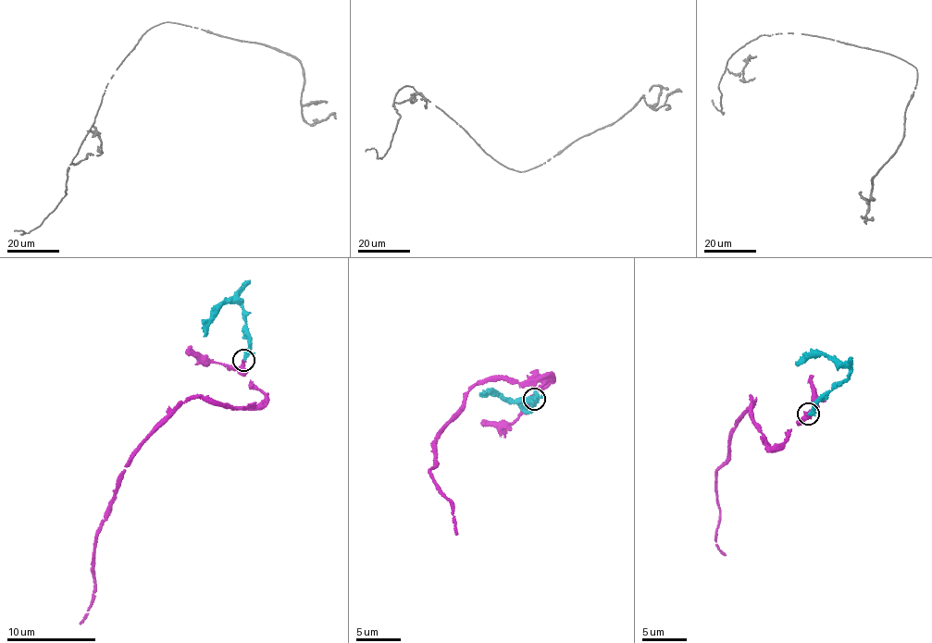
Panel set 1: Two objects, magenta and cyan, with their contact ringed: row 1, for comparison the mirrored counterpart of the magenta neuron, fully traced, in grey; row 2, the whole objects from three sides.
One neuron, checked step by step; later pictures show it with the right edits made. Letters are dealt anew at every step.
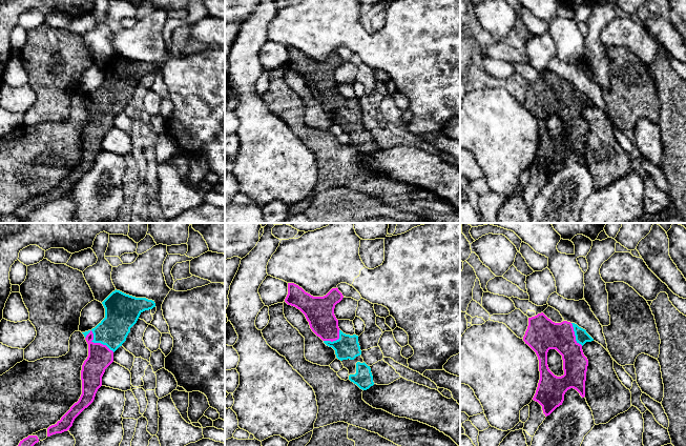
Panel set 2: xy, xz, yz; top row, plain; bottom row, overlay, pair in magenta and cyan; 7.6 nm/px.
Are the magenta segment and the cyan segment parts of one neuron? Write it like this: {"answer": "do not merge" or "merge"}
{"answer": "merge"}

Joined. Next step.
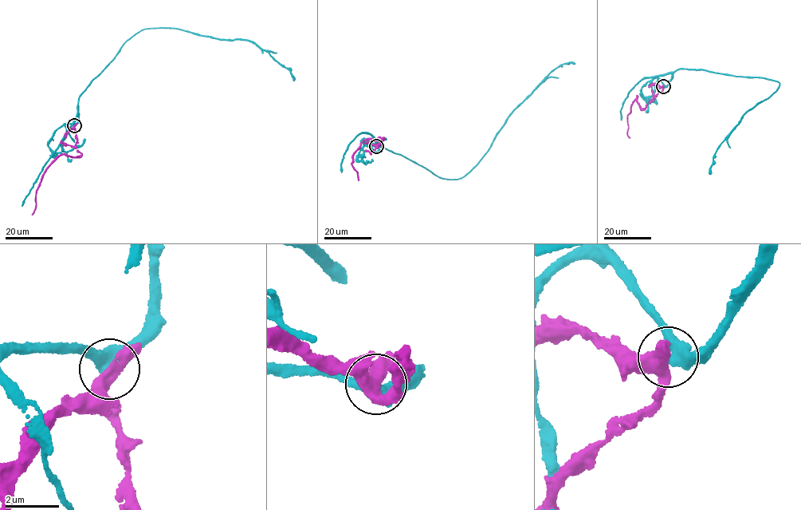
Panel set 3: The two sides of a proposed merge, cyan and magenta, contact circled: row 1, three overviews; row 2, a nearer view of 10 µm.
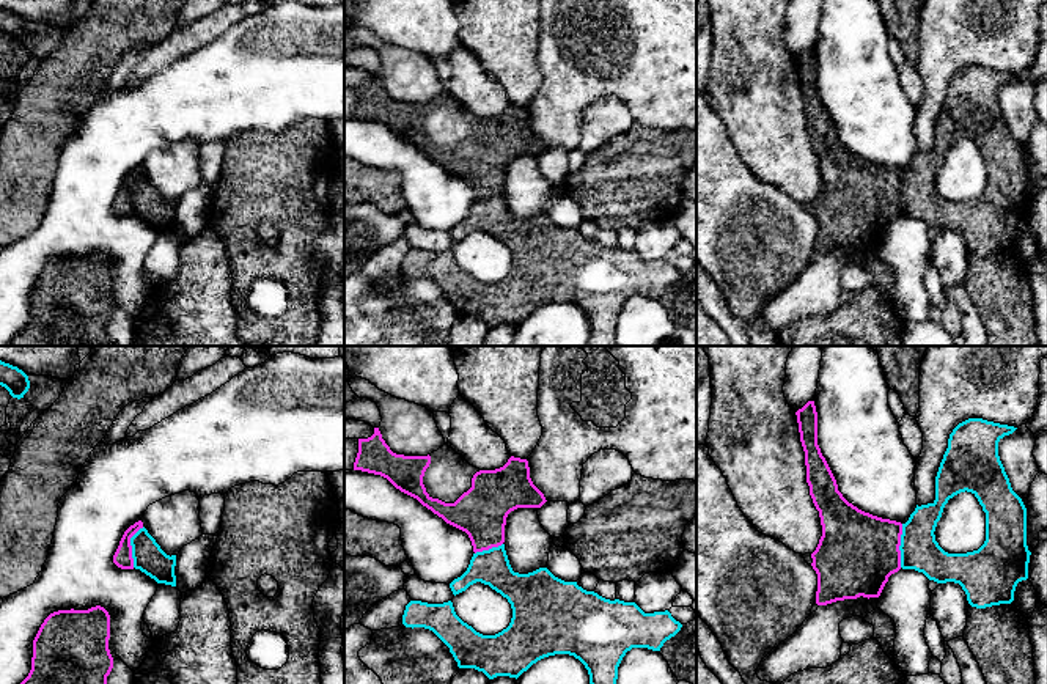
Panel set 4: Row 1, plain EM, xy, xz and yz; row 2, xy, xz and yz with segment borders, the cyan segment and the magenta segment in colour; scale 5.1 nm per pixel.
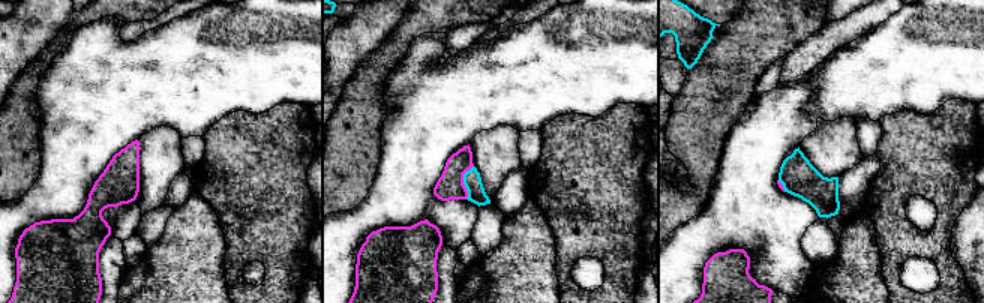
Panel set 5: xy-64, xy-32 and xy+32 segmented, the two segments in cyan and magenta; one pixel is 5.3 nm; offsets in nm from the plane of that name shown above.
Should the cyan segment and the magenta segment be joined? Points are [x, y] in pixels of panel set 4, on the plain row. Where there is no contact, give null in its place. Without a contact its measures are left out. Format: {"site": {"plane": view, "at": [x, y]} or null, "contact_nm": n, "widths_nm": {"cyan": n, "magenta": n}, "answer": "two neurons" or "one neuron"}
{"site": {"plane": "yz", "at": [900, 194]}, "contact_nm": 220, "widths_nm": {"cyan": 200, "magenta": 400}, "answer": "two neurons"}

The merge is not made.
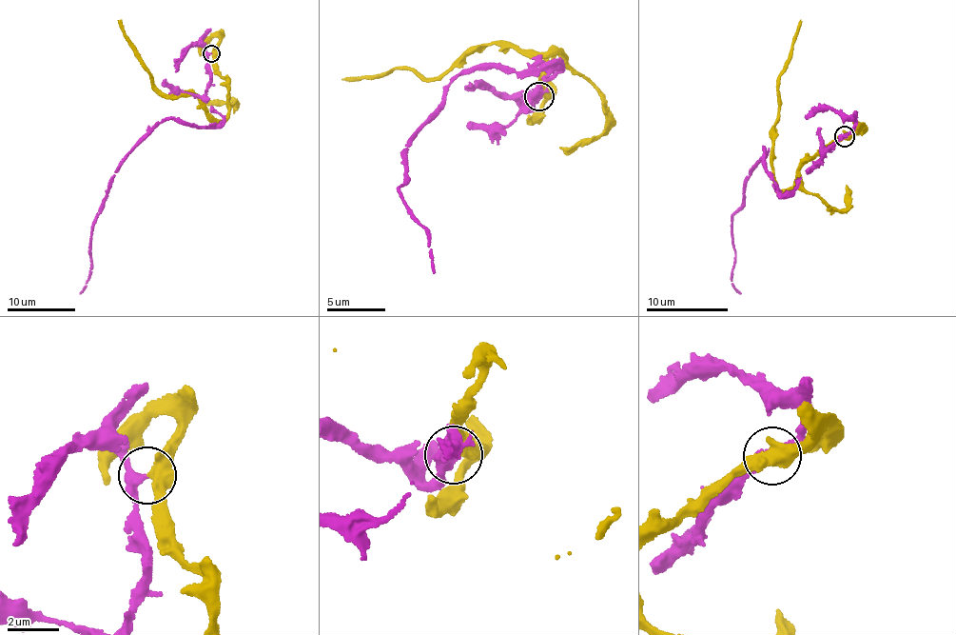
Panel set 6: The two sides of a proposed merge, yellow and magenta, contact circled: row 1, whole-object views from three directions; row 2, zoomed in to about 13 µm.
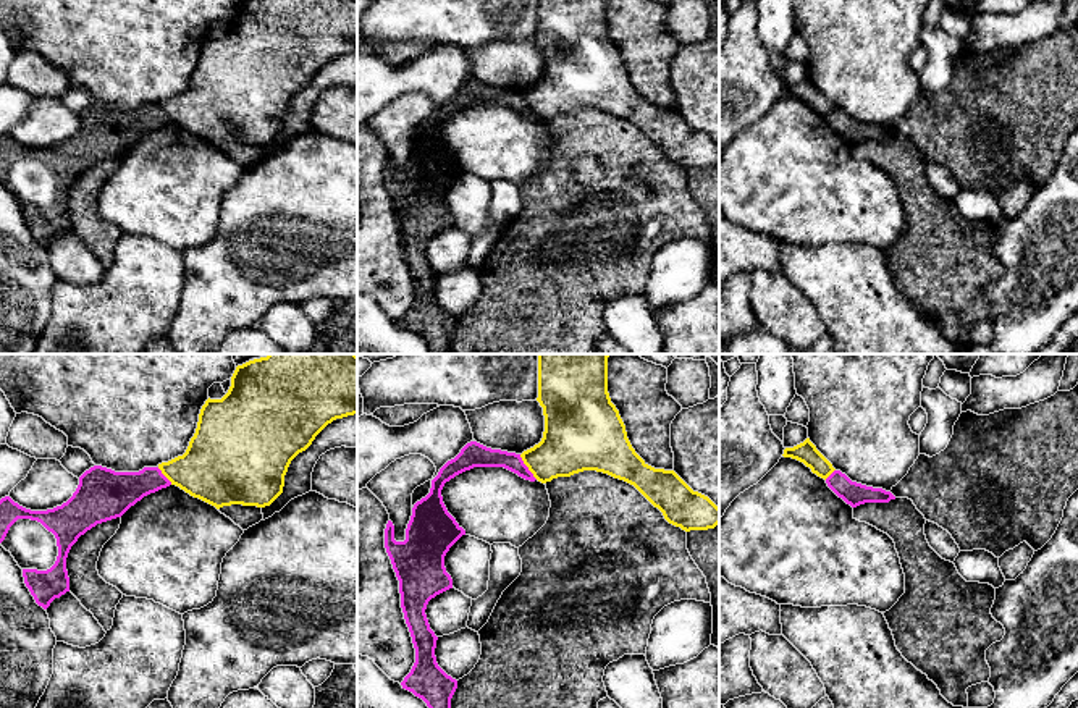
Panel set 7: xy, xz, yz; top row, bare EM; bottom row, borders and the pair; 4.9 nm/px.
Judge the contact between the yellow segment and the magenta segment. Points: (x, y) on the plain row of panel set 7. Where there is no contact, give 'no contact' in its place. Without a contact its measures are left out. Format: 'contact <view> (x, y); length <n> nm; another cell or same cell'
contact xz (527, 104); length 160 nm; another cell

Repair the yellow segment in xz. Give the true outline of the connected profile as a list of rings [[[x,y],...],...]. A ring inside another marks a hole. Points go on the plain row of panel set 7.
[[[538,0],[537,39],[545,53],[543,76],[520,95],[538,120],[596,108],[634,123],[669,162],[685,170],[719,162],[719,145],[708,134],[693,129],[674,108],[655,107],[635,91],[608,31],[608,0]]]

